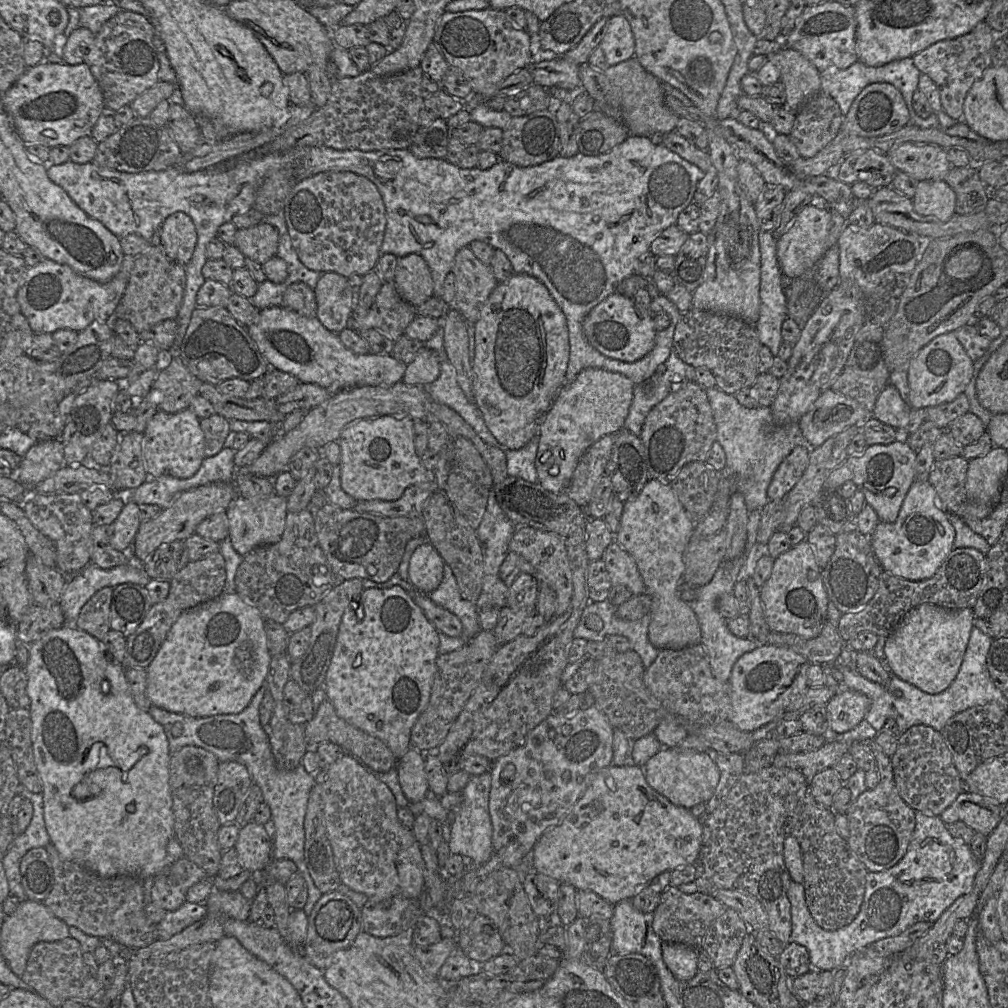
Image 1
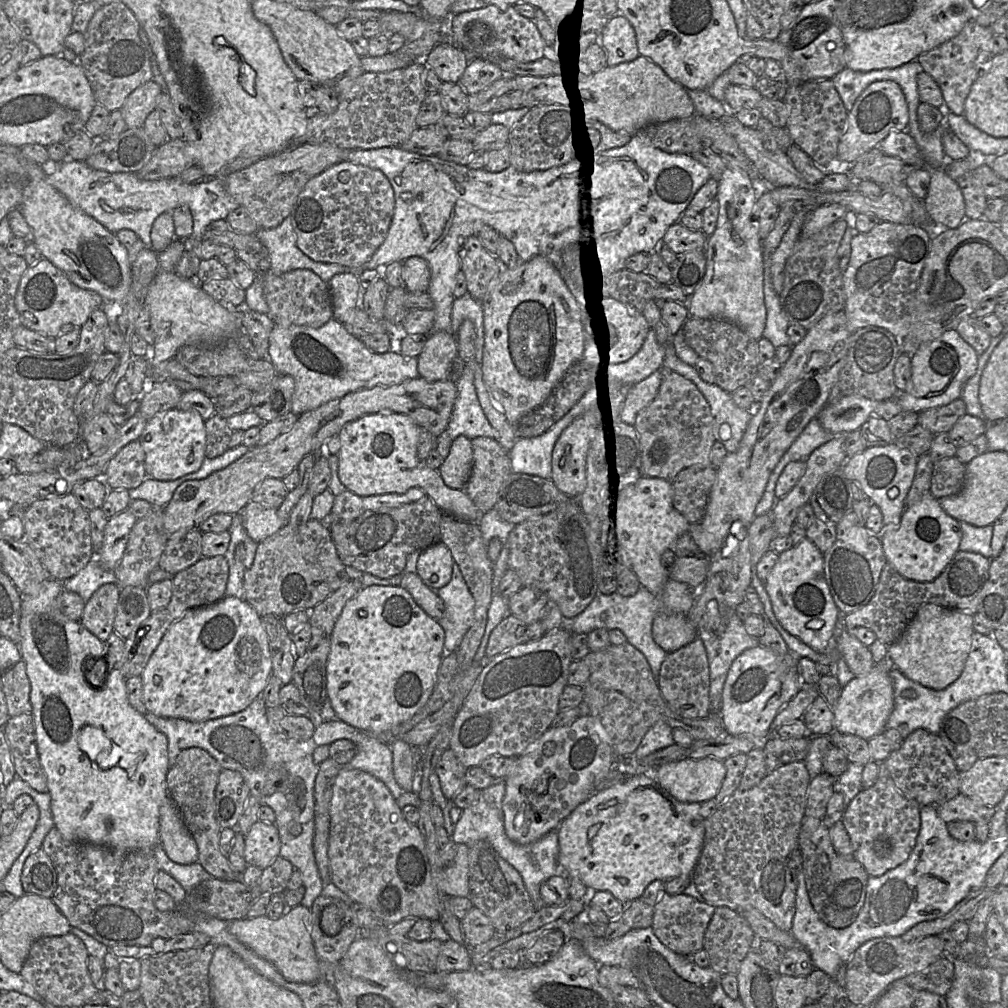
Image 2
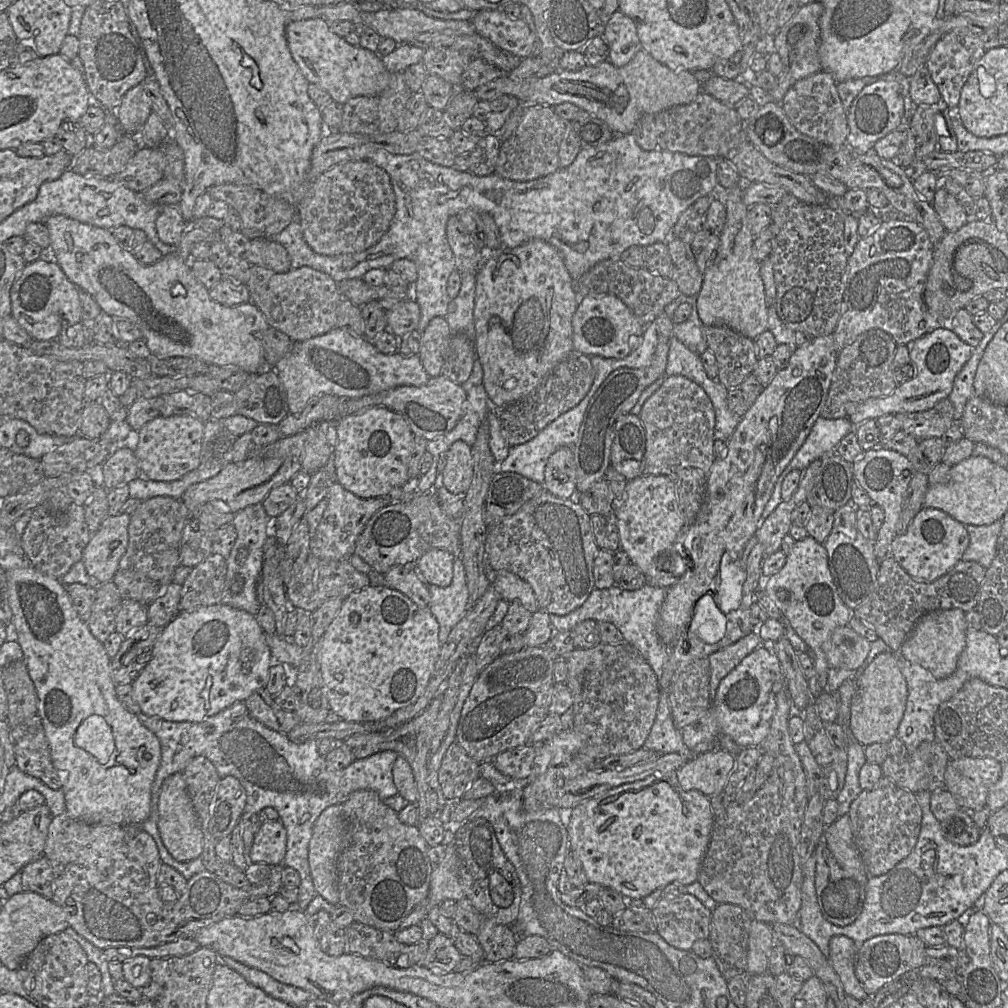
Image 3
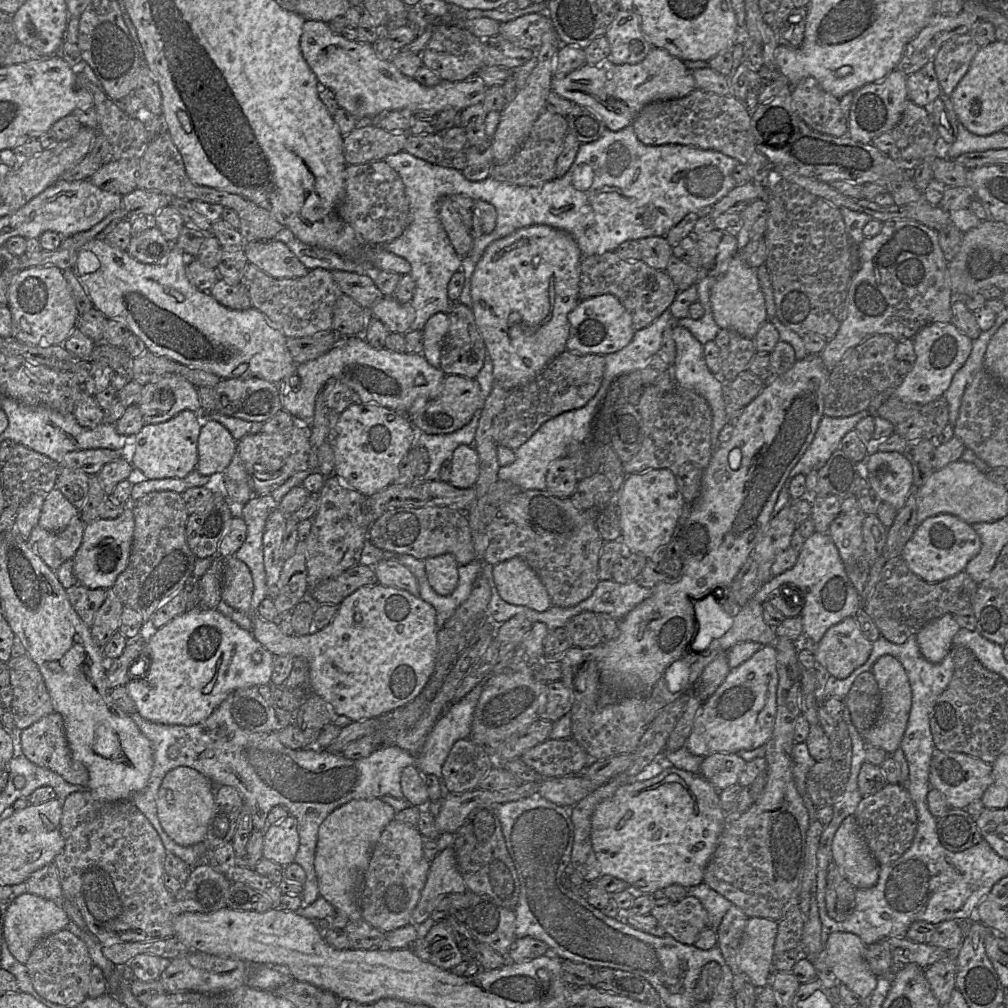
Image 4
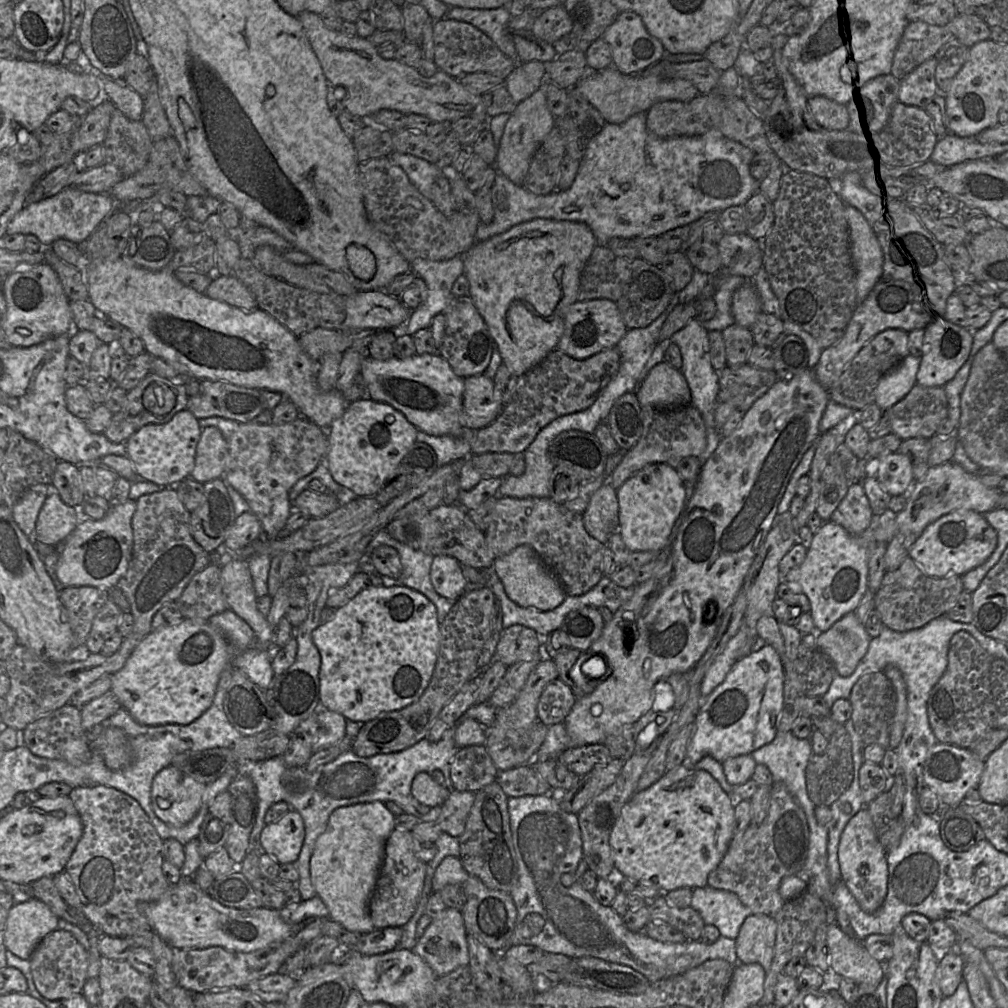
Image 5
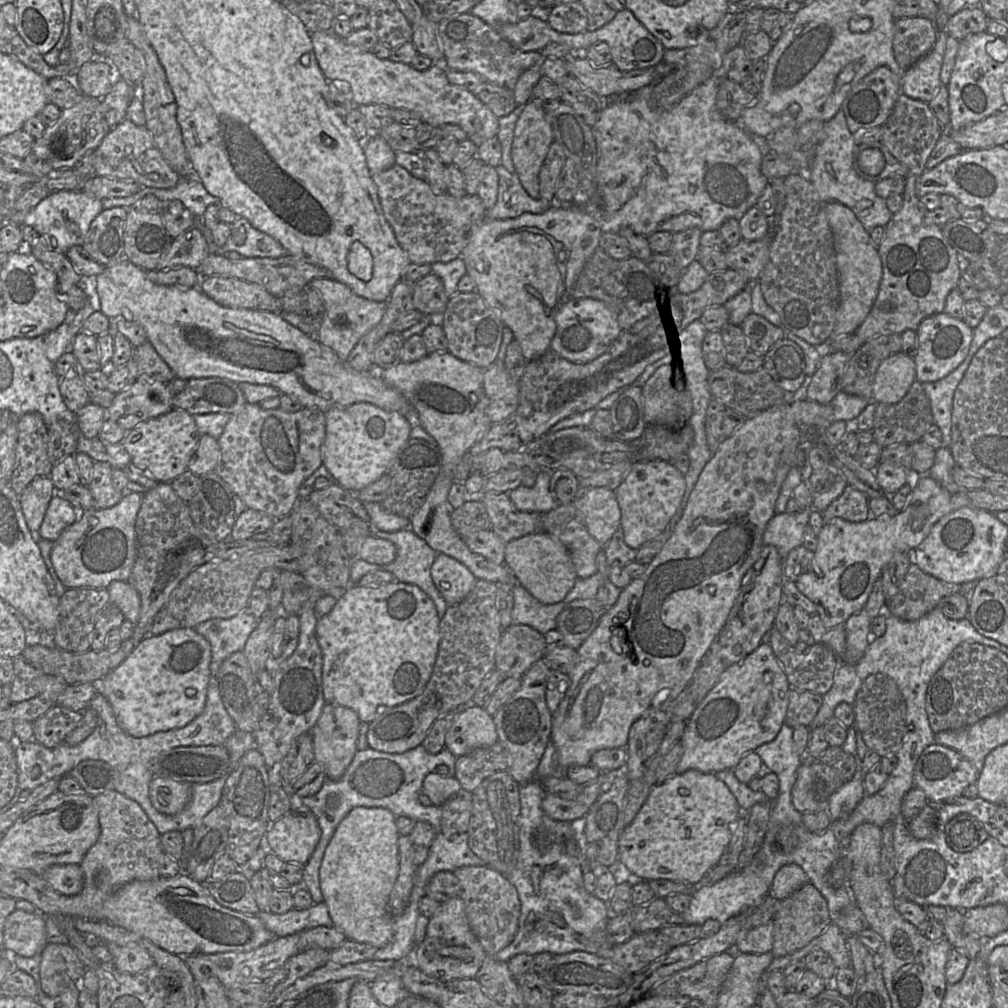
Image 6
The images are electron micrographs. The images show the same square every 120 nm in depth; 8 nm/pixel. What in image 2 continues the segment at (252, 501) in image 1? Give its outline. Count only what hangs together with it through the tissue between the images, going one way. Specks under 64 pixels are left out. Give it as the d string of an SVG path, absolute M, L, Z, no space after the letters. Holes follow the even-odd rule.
M249 502L240 512L247 534L257 543L279 531L284 525L277 509L264 508Z

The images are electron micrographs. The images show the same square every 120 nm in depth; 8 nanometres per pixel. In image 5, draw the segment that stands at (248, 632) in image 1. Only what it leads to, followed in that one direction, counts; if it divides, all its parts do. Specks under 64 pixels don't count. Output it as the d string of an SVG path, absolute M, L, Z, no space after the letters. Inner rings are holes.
M183 619L180 623L152 630L133 650L124 666L111 676L111 690L122 708L138 723L145 726L168 724L188 725L202 716L212 705L222 672L227 667L241 670L262 690L273 687L273 645L261 644L256 636L253 646L233 655L225 636L208 621Z

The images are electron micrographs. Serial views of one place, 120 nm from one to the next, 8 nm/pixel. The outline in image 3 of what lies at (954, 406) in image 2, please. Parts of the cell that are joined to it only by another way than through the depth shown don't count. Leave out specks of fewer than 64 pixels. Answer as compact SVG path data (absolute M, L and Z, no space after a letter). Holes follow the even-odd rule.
M948 397L938 401L932 408L918 412L895 414L901 422L901 429L918 440L941 437L949 427L954 414Z

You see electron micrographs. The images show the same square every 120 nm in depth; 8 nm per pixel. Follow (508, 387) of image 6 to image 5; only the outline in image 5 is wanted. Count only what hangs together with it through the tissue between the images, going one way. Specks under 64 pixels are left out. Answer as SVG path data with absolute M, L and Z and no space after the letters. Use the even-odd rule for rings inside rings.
M485 374L464 378L463 410L460 423L468 429L481 429L501 413L503 404L496 399L494 380Z

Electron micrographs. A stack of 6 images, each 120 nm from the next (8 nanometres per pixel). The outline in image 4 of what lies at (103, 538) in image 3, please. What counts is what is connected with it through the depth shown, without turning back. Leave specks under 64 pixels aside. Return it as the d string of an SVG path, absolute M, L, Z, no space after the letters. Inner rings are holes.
M130 500L123 513L115 519L97 519L85 524L82 543L73 557L73 575L89 589L110 589L127 567L134 533L134 515Z

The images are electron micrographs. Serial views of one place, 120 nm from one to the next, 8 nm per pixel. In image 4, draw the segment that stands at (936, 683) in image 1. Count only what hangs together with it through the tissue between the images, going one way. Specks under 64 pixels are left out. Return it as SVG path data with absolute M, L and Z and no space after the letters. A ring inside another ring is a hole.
M944 614L924 625L916 634L918 647L931 663L941 662L953 647L953 637L960 626L953 614Z

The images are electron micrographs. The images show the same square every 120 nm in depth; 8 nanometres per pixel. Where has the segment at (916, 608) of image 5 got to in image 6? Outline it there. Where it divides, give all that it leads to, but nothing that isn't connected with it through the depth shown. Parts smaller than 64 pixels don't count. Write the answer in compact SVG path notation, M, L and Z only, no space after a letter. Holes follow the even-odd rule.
M912 561L897 593L886 600L885 612L902 620L915 621L957 590L959 587L925 573Z

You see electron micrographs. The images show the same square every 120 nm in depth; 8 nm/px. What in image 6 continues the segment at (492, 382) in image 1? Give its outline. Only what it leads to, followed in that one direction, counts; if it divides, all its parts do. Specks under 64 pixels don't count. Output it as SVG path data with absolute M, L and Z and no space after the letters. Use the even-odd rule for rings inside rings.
M557 203L539 214L523 213L511 219L484 220L477 224L469 233L466 243L459 255L465 264L466 275L473 281L474 291L482 298L487 308L500 319L504 326L512 331L514 339L518 342L521 353L526 361L534 360L542 356L547 350L550 350L550 343L556 332L555 314L561 305L567 299L570 299L570 290L574 286L583 266L599 247L601 233L600 223L582 207L574 204Z

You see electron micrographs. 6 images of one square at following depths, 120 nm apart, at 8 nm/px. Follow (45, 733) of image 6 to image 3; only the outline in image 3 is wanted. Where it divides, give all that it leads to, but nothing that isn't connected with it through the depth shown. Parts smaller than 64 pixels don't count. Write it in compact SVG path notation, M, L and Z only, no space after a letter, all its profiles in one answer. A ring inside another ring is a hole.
M36 714L12 728L11 738L16 766L51 789L61 789L62 781L51 760L41 717Z

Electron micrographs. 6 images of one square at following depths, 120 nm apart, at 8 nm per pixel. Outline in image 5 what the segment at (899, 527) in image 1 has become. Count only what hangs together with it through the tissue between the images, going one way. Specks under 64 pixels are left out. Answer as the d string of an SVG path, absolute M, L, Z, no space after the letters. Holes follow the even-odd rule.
M957 510L929 524L909 549L908 557L930 577L962 576L982 565L997 545L997 532L985 517L972 510Z

